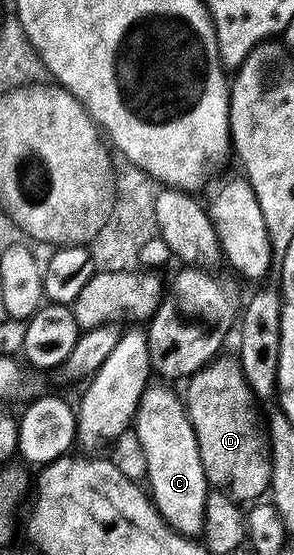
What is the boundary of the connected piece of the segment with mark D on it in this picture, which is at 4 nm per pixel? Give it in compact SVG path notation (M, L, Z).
M218 356L188 378L187 393L184 392L187 415L195 429L198 439L198 451L201 453L202 468L208 484L215 489L226 491L238 502L258 500L269 490L272 481L272 459L270 438L266 432L263 417L257 409L258 400L252 393L240 367L238 358L234 356Z

